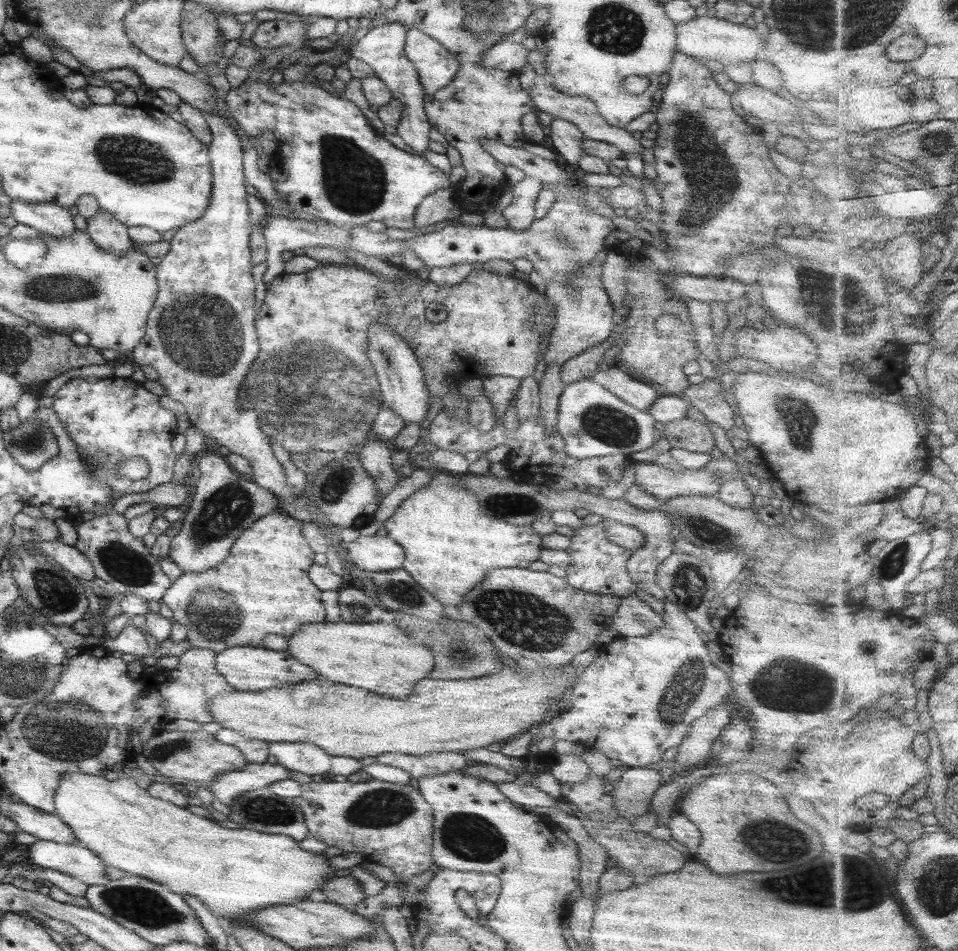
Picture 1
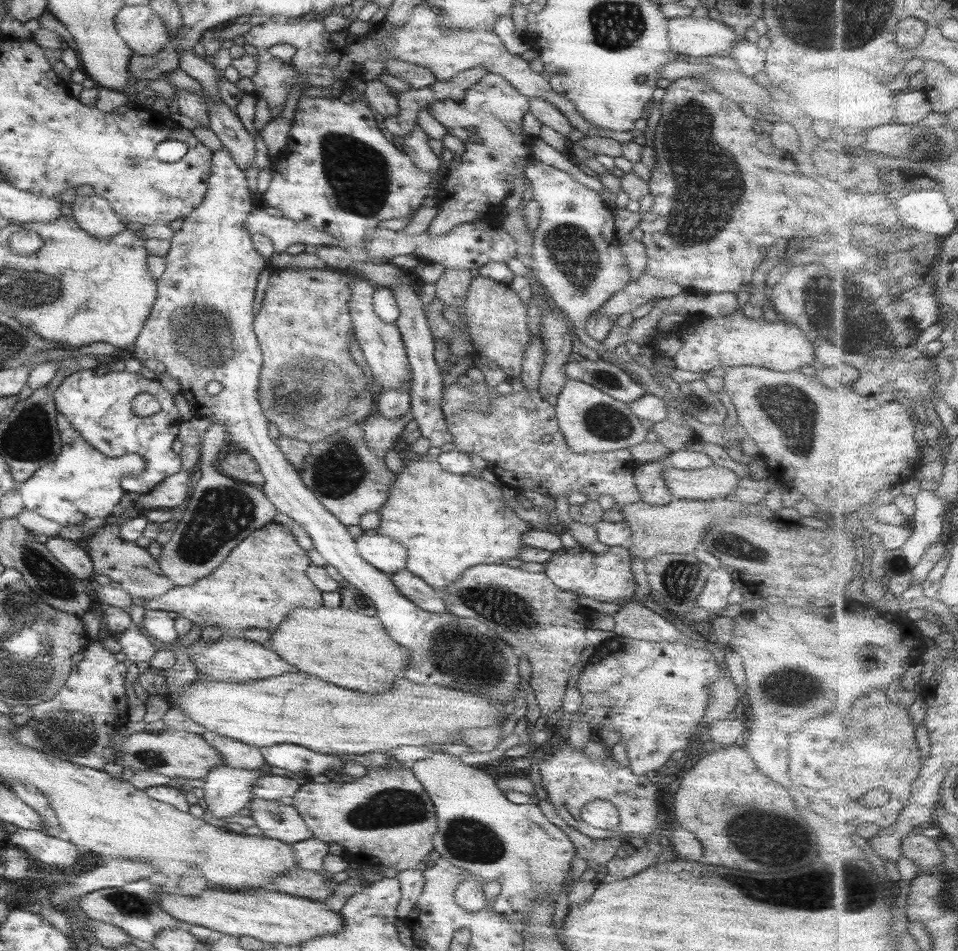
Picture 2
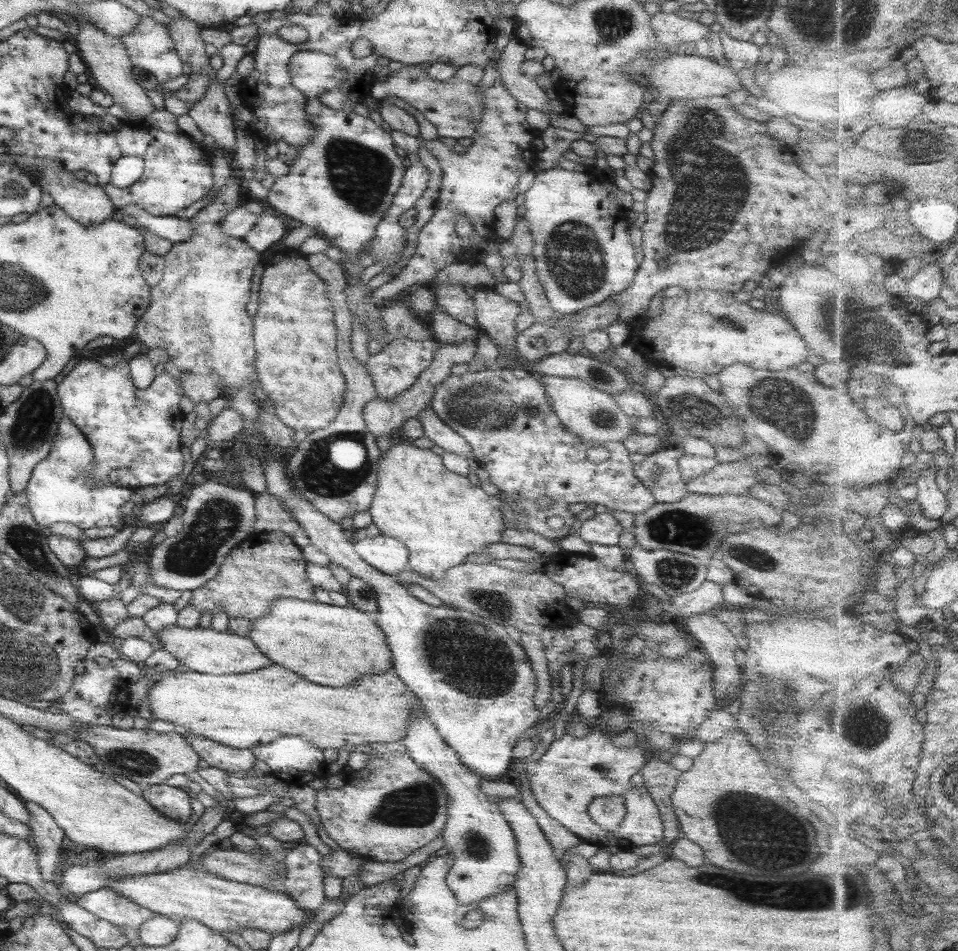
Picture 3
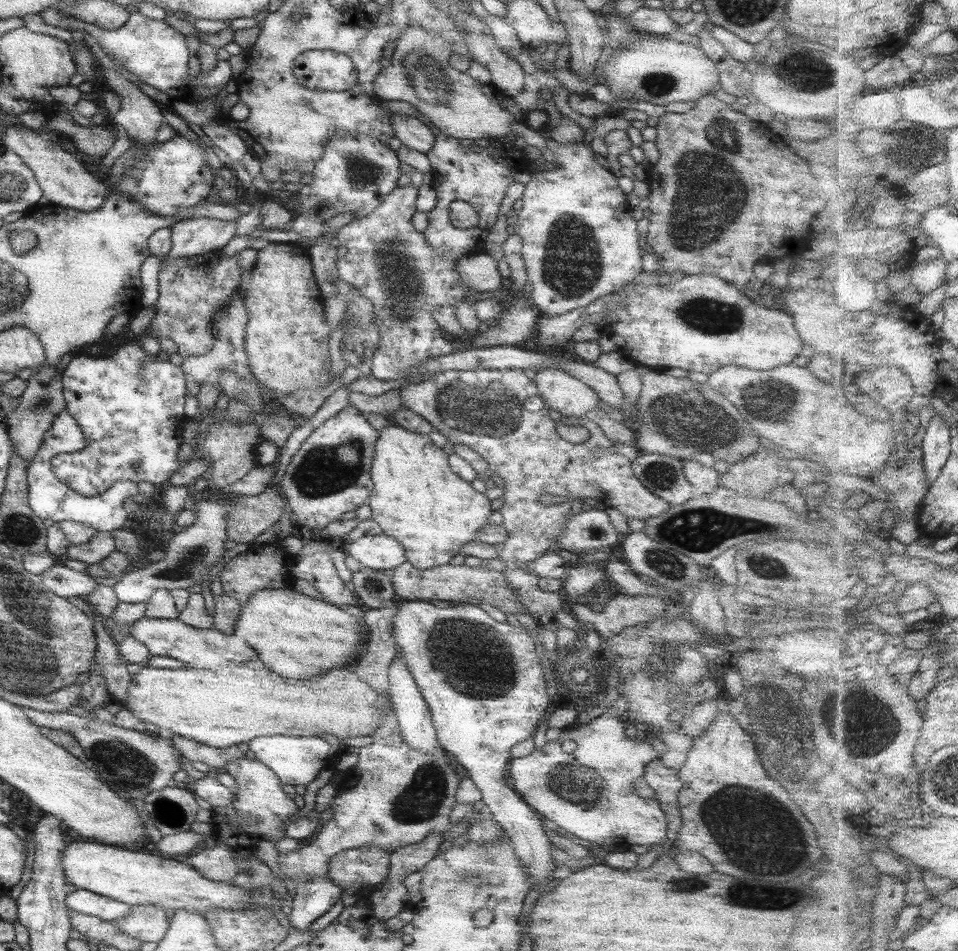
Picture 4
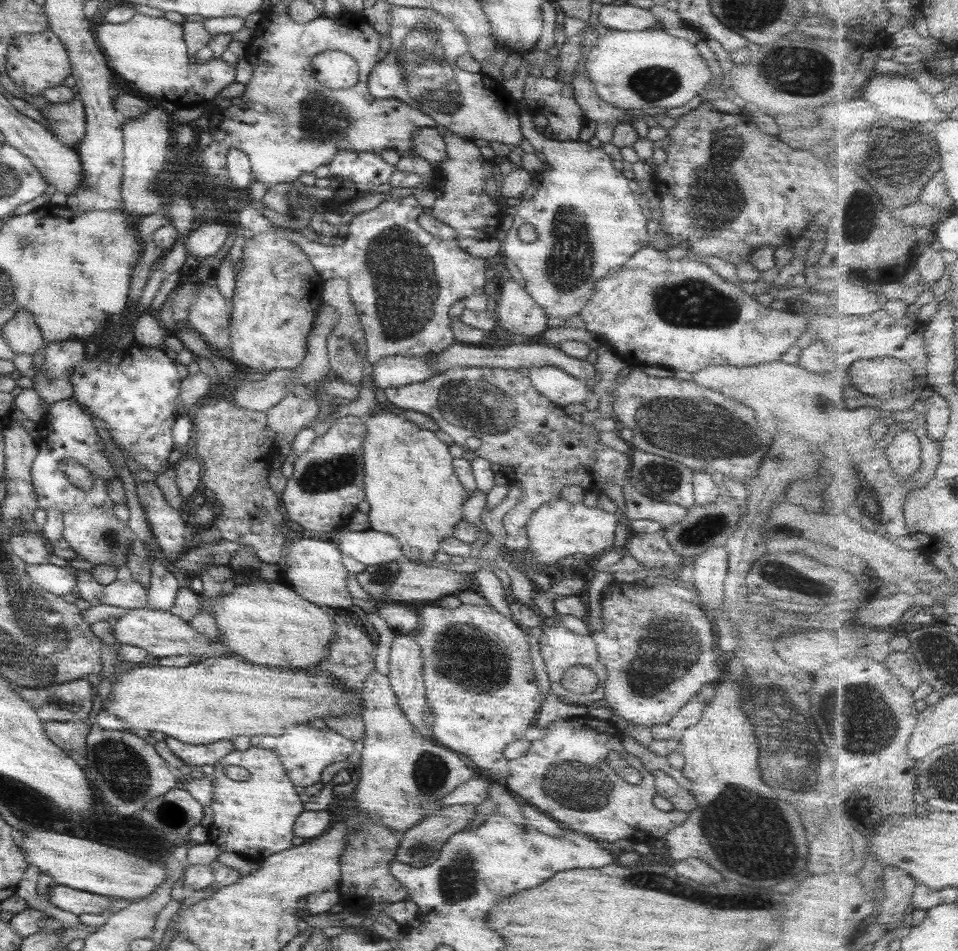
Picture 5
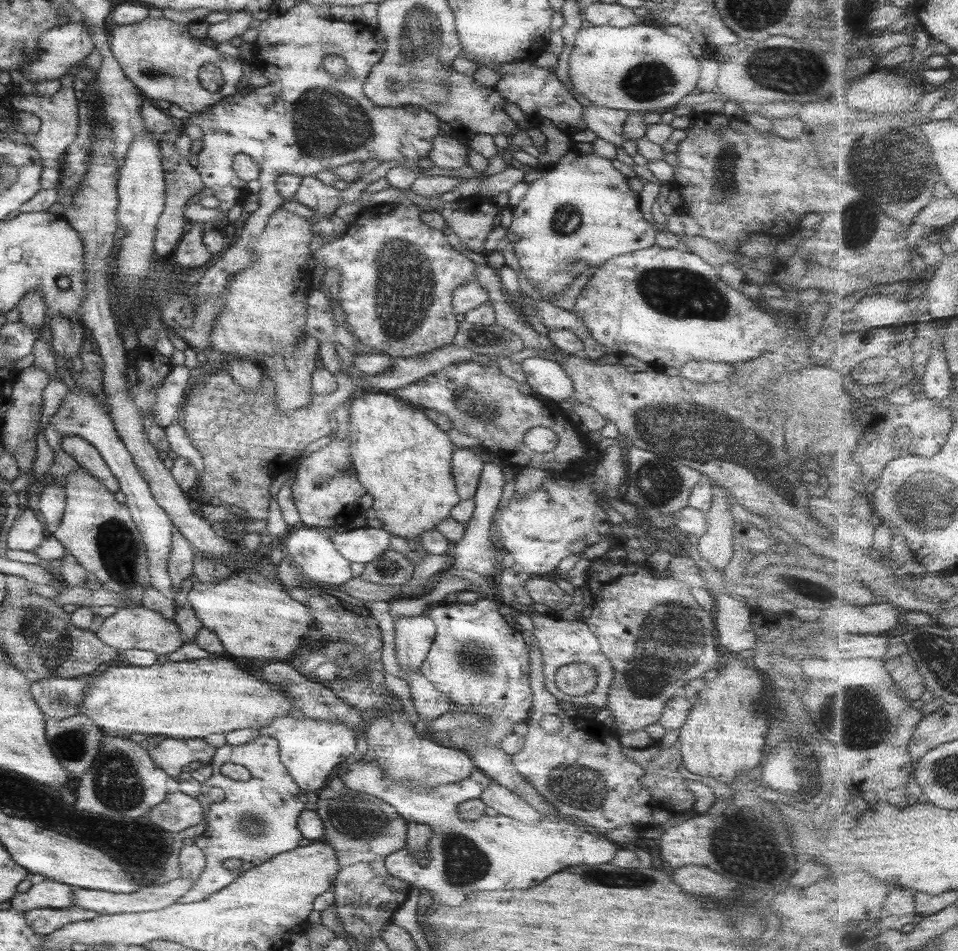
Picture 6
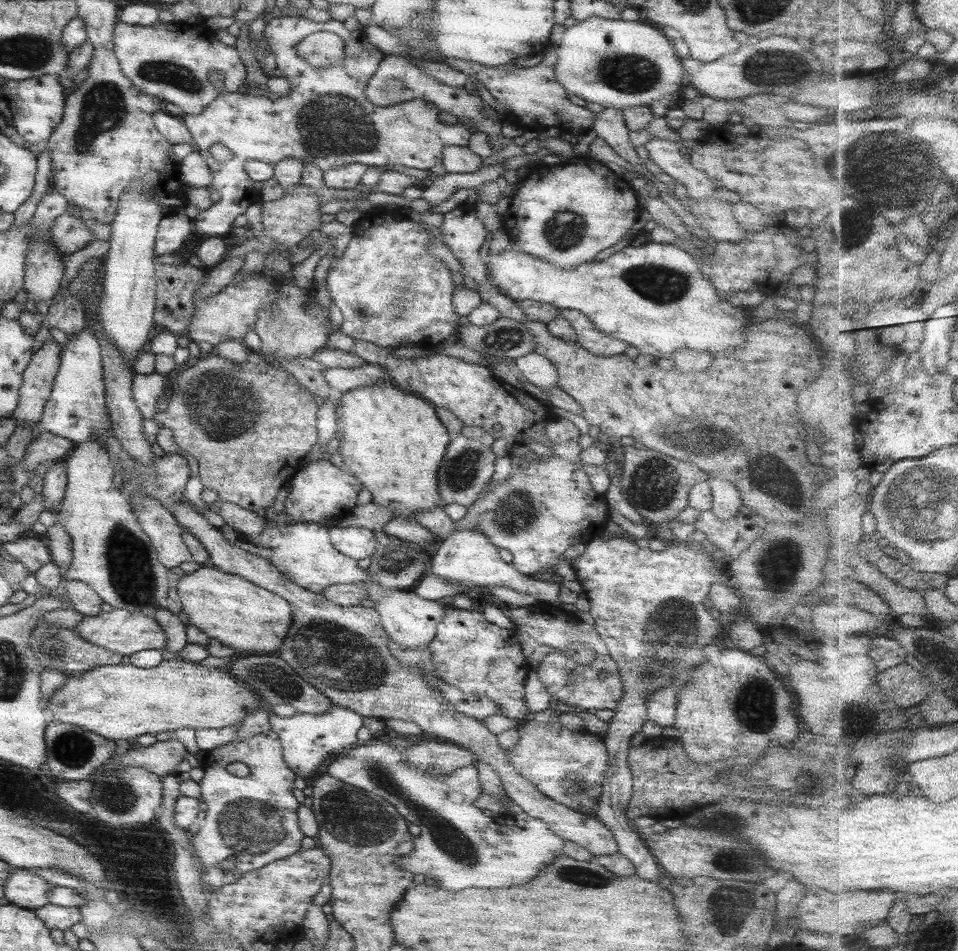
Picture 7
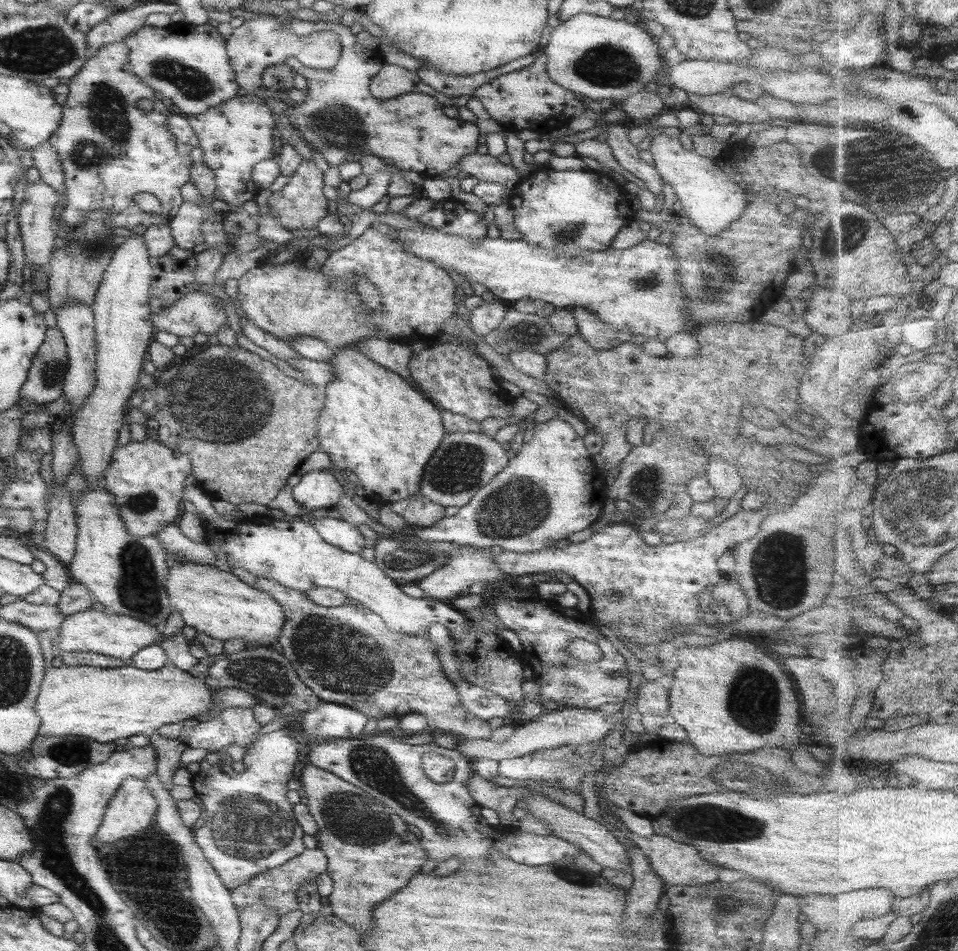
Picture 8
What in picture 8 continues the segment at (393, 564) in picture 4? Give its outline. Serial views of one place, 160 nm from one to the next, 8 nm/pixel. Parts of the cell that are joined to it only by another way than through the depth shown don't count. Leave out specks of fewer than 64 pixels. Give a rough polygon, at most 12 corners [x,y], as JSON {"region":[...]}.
{"region":[[321,517],[311,524],[327,544],[360,554],[365,538],[344,520]]}

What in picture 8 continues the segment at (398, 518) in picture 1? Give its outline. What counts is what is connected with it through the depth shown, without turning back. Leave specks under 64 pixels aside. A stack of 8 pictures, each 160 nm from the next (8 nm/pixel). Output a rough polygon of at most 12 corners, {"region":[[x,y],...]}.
{"region":[[350,345],[318,451],[367,499],[418,496],[440,411]]}

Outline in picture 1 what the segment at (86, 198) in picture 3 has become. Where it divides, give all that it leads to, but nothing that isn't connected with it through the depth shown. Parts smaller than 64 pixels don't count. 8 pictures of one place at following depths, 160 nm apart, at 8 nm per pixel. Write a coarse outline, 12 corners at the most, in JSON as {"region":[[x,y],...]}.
{"region":[[99,210],[85,222],[87,236],[105,252],[135,247],[127,227]]}

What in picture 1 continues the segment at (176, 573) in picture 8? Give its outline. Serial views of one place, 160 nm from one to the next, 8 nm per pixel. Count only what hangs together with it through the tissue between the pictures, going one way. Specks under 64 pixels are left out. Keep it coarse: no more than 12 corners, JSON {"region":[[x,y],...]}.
{"region":[[395,623],[303,625],[287,654],[403,699],[434,656]]}

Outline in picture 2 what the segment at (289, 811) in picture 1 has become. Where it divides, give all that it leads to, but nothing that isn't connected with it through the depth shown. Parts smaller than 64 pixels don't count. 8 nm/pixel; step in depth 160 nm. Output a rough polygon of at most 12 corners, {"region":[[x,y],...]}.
{"region":[[251,797],[244,813],[263,837],[310,837],[290,804]]}

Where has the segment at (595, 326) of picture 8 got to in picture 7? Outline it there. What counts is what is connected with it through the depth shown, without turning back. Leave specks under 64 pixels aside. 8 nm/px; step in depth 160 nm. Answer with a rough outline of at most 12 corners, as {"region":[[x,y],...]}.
{"region":[[558,309],[593,356],[615,356],[624,342],[605,336],[575,310]]}

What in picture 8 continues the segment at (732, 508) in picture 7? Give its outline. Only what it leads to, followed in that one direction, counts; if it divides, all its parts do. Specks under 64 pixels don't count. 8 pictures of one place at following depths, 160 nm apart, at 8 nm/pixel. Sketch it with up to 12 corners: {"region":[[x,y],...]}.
{"region":[[708,457],[704,477],[713,497],[728,502],[741,486],[735,467]]}

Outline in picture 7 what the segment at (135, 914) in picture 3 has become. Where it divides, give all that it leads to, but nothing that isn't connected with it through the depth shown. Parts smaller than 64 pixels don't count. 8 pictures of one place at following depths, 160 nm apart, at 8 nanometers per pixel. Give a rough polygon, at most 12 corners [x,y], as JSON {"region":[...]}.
{"region":[[14,869],[5,900],[34,910],[48,903],[52,887],[33,870]]}

